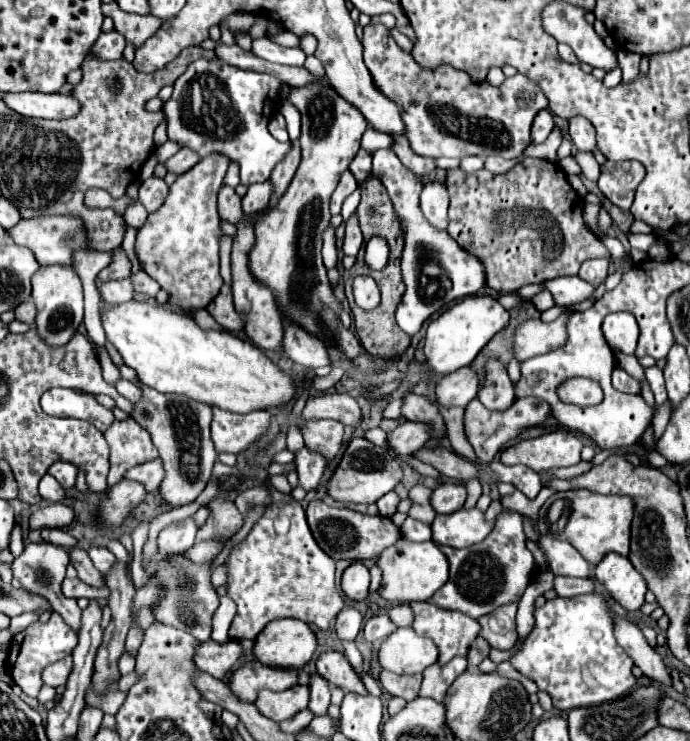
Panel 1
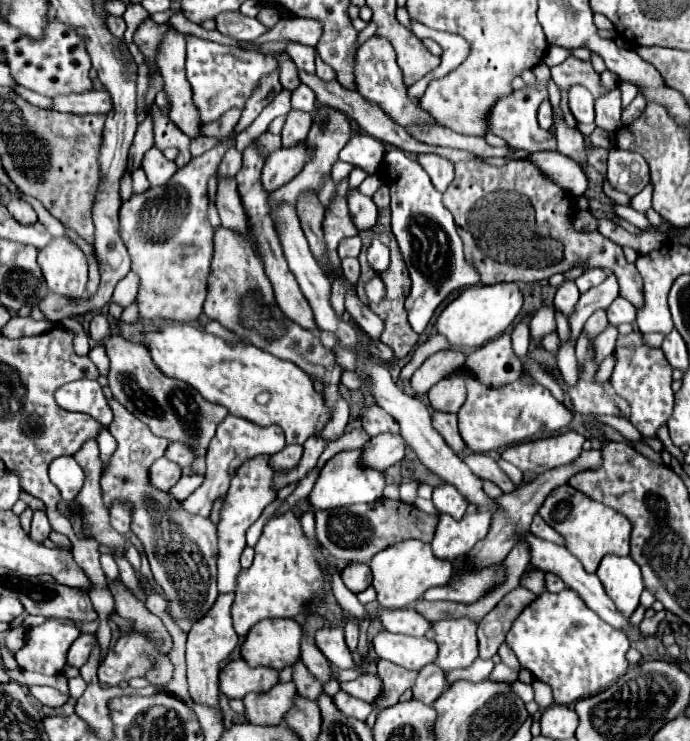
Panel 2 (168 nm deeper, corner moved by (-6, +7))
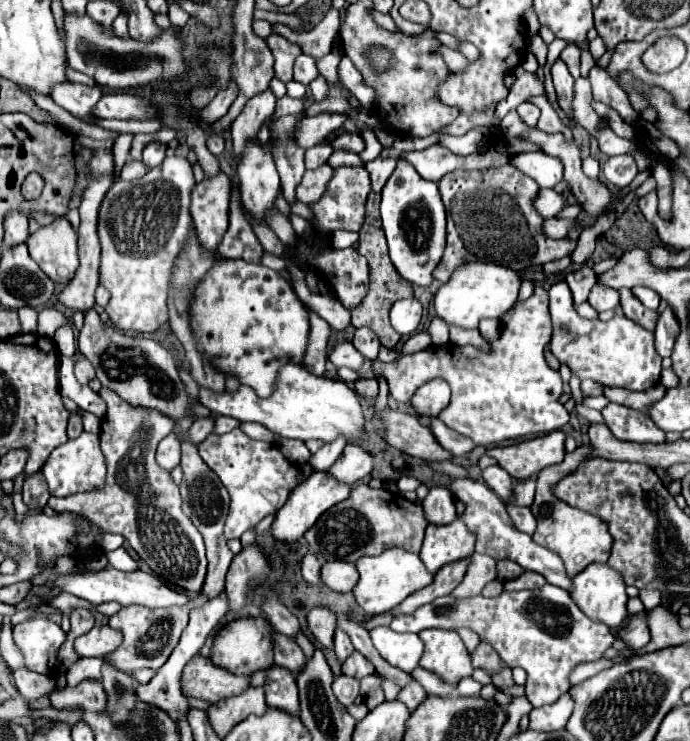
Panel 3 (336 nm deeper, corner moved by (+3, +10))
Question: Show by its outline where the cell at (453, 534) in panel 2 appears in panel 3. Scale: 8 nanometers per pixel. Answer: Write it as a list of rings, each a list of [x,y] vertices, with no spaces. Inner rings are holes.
[[[461,518],[451,524],[429,524],[421,548],[421,560],[429,572],[437,572],[441,566],[467,558],[473,554],[475,534],[465,526]]]

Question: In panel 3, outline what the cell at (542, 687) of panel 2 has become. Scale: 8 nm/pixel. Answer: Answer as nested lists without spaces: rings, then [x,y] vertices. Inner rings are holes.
[[[508,666],[493,674],[493,684],[497,684],[503,690],[503,693],[514,698],[525,695],[525,687],[514,682],[511,668]]]

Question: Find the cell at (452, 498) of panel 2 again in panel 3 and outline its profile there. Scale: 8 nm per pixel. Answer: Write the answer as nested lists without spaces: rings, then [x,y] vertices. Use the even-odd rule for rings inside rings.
[[[445,486],[429,488],[429,494],[423,500],[423,510],[425,510],[427,522],[431,522],[431,524],[447,524],[457,518],[455,498],[451,496],[449,488],[445,488]]]

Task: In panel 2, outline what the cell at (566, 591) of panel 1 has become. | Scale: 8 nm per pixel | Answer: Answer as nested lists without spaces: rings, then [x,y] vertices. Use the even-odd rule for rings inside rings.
[[[546,573],[544,581],[546,581],[546,591],[548,591],[548,593],[560,593],[562,589],[566,589],[564,581],[558,579],[554,573]]]

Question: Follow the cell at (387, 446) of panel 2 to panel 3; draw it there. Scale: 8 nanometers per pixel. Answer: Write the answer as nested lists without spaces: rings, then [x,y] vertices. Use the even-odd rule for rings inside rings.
[[[347,444],[341,458],[329,470],[335,474],[337,480],[355,484],[373,470],[373,464],[375,464],[375,458],[367,448],[359,444]]]

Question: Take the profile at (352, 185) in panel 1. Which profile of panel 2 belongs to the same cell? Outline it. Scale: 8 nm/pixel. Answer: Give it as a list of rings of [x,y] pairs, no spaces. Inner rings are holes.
[[[336,161],[336,163],[332,165],[332,179],[334,179],[334,183],[342,181],[344,177],[348,177],[348,175],[350,175],[350,171],[352,171],[352,165],[350,165],[350,163]]]

